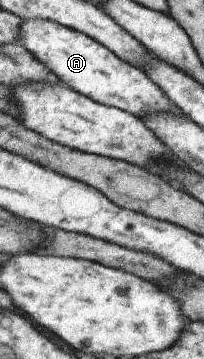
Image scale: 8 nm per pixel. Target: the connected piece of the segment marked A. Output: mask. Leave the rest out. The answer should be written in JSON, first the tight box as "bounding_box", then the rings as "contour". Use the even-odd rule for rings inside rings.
{"bounding_box":[19,19,180,118],"contour":[[[26,19],[20,26],[19,43],[69,88],[92,100],[130,112],[138,118],[158,112],[178,114],[180,108],[144,72],[119,58],[89,35],[49,19]]]}

